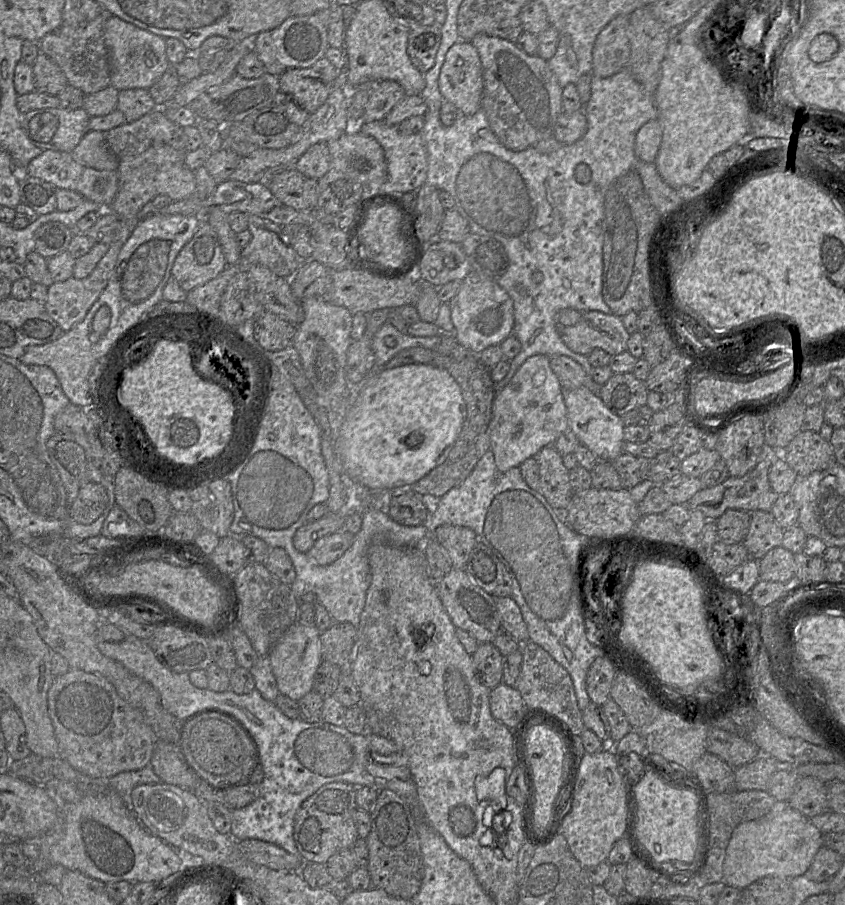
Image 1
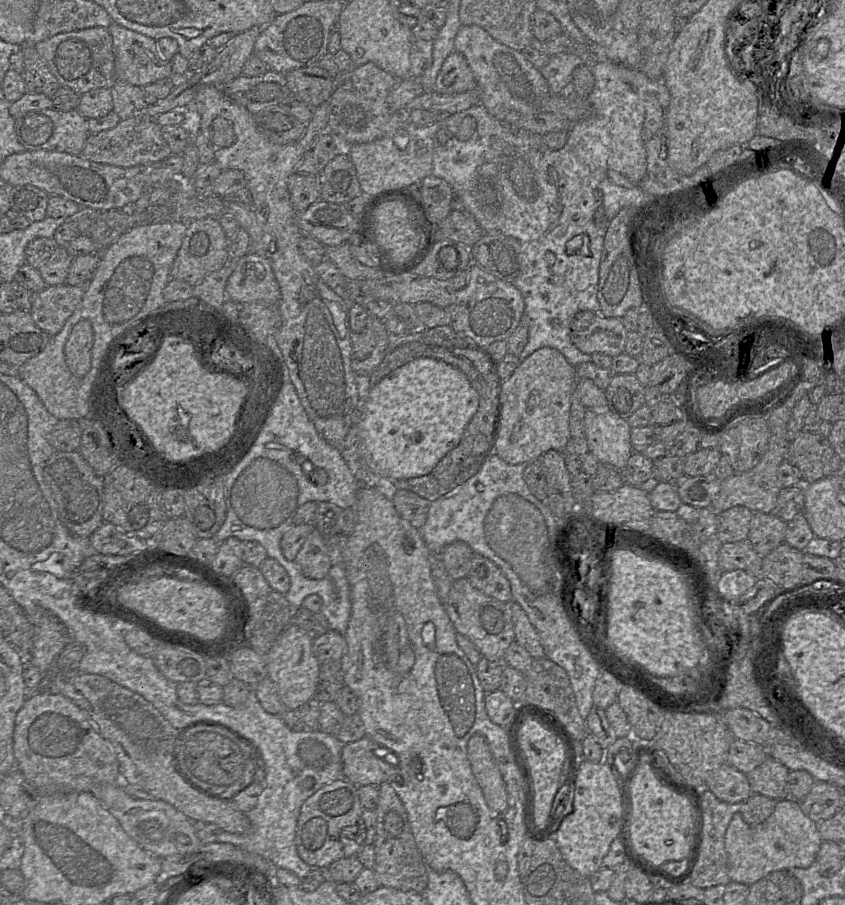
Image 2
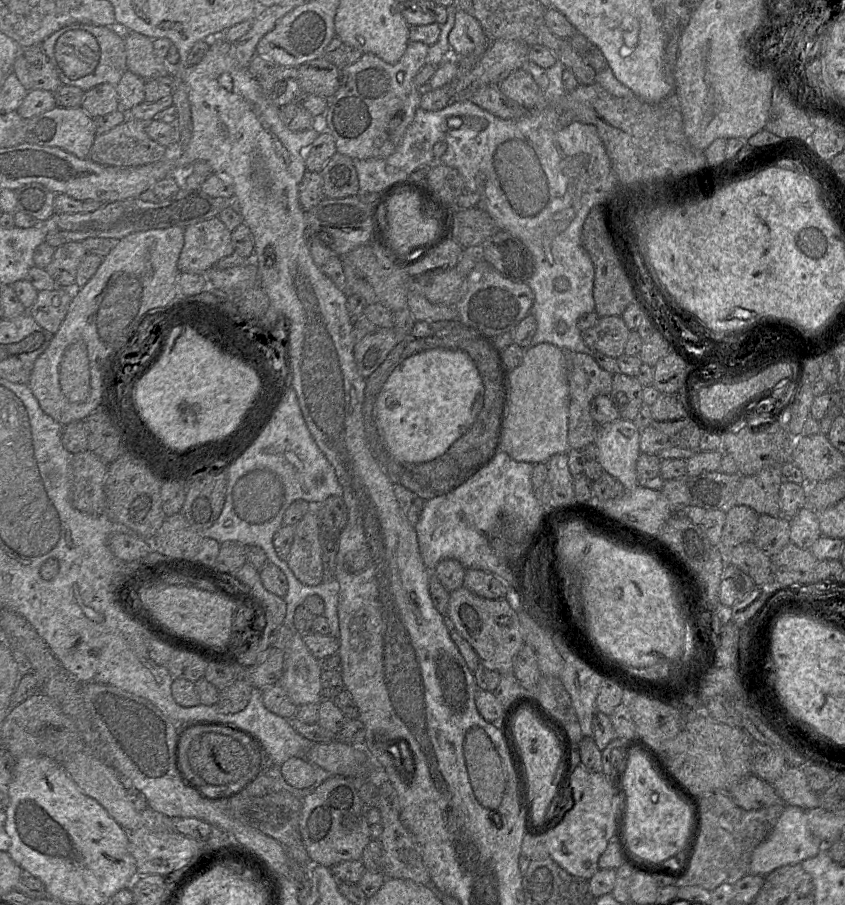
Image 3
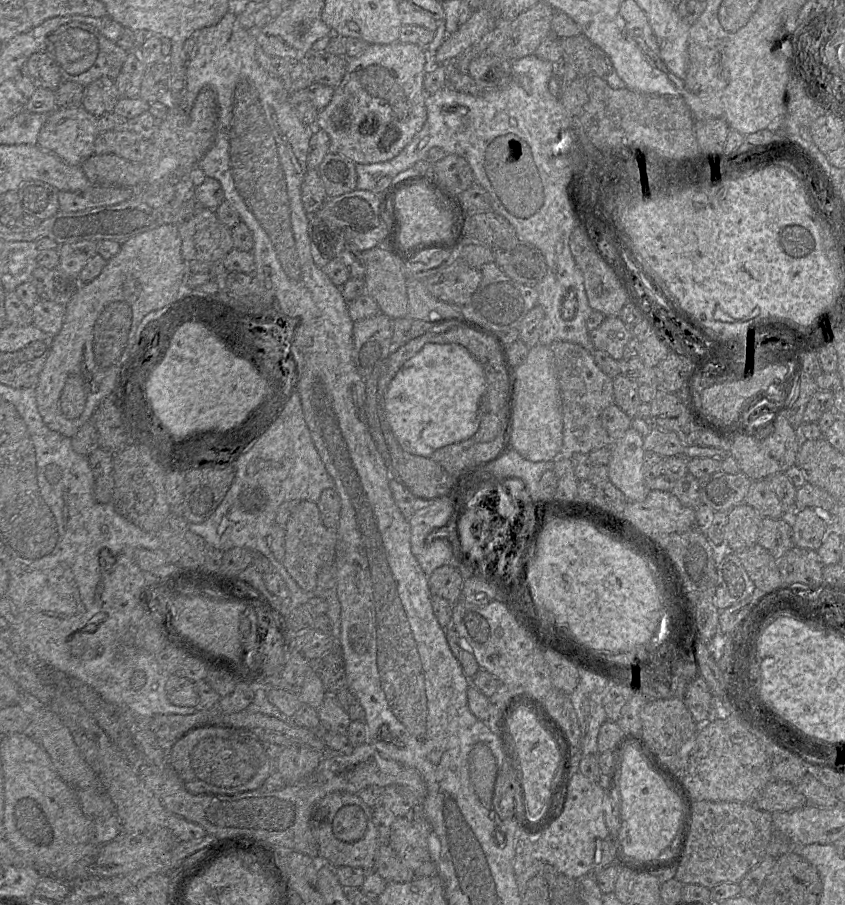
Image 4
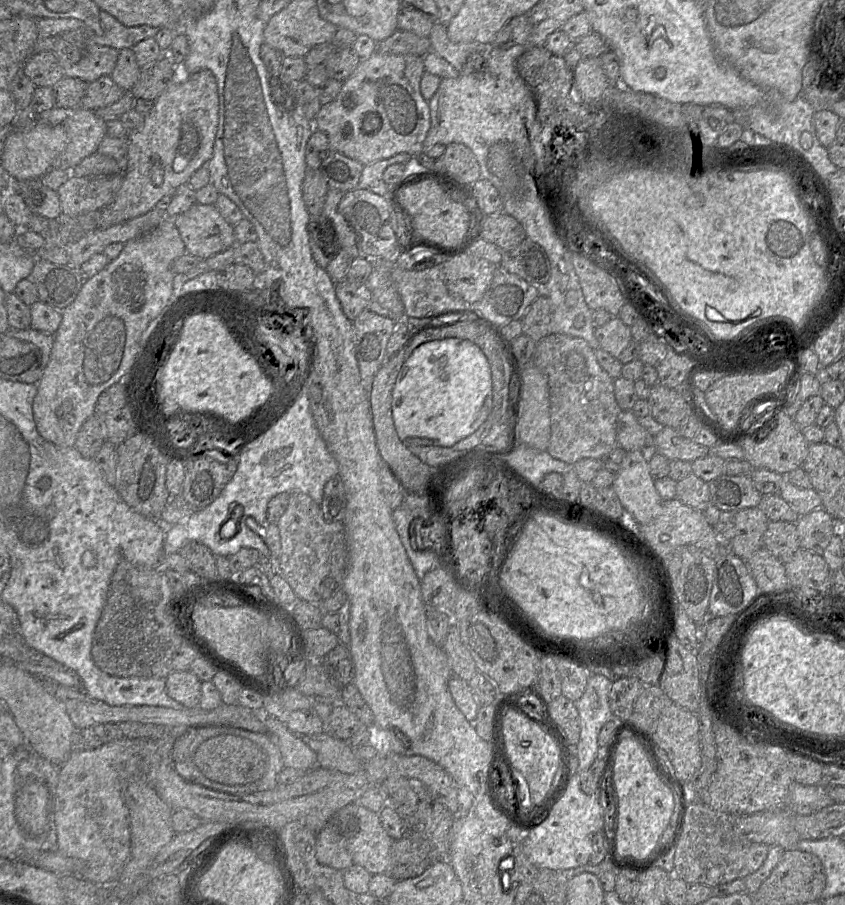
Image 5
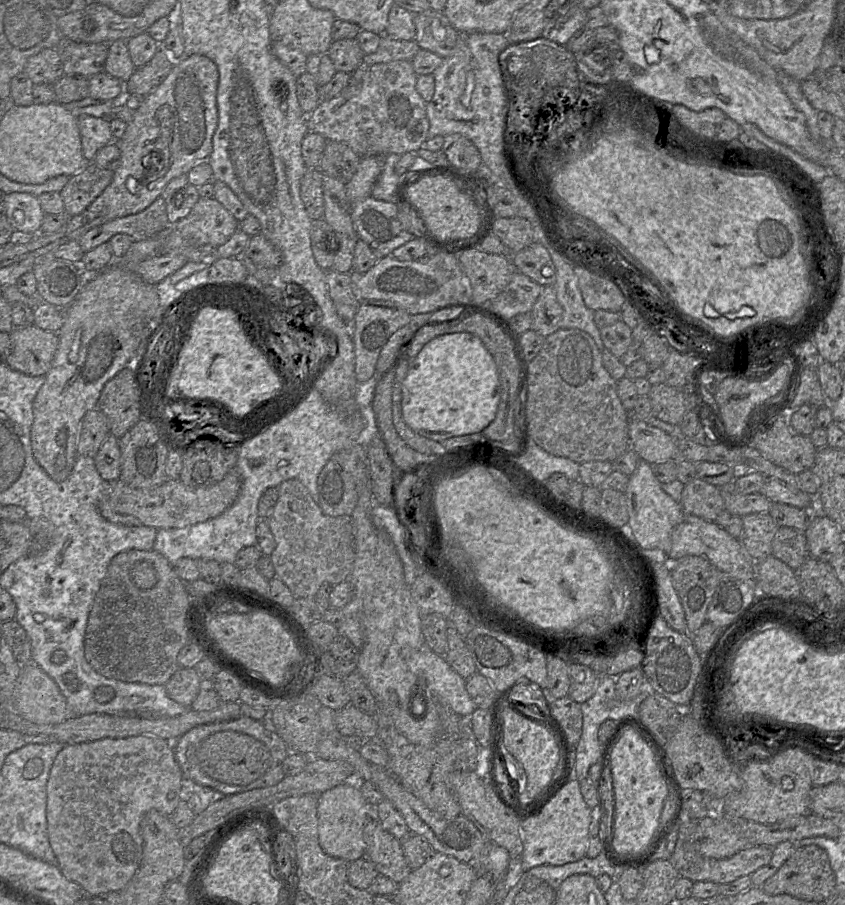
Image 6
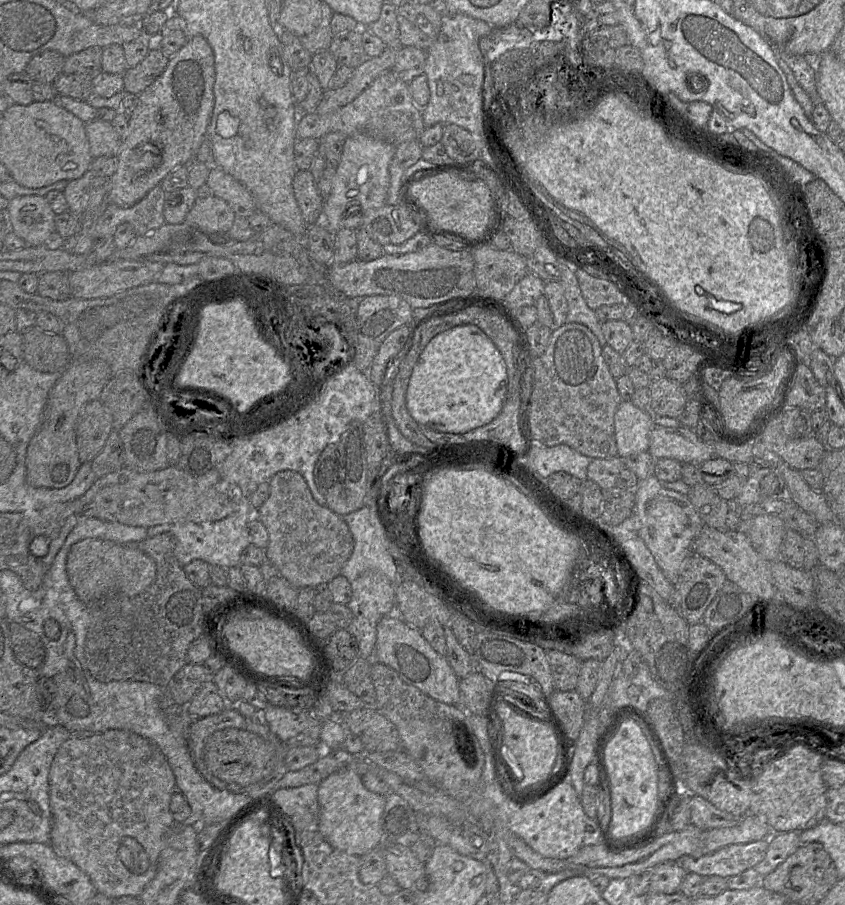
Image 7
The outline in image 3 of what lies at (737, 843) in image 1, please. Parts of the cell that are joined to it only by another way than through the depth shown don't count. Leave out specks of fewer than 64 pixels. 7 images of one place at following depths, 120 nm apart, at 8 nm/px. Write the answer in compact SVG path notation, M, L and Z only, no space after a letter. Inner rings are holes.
M786 805L767 837L754 849L748 865L748 874L766 876L779 867L801 863L816 856L823 847L824 844L812 834L808 826L805 810Z

